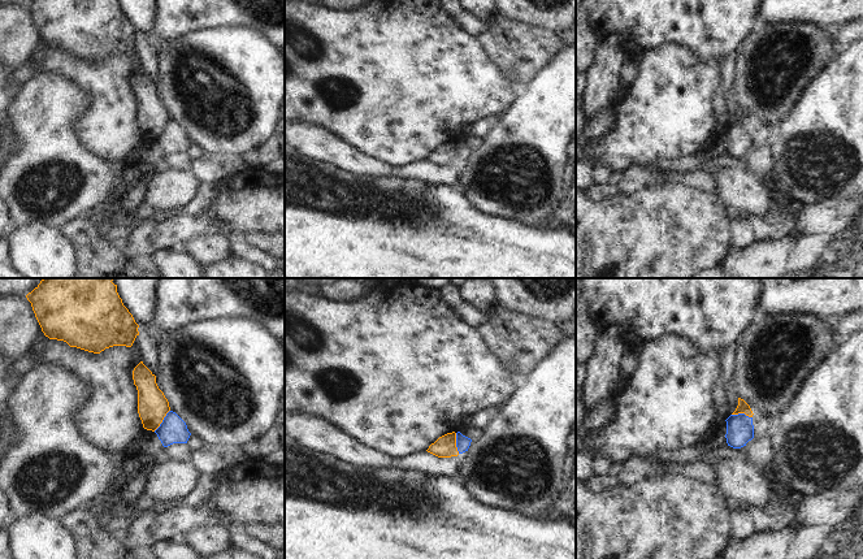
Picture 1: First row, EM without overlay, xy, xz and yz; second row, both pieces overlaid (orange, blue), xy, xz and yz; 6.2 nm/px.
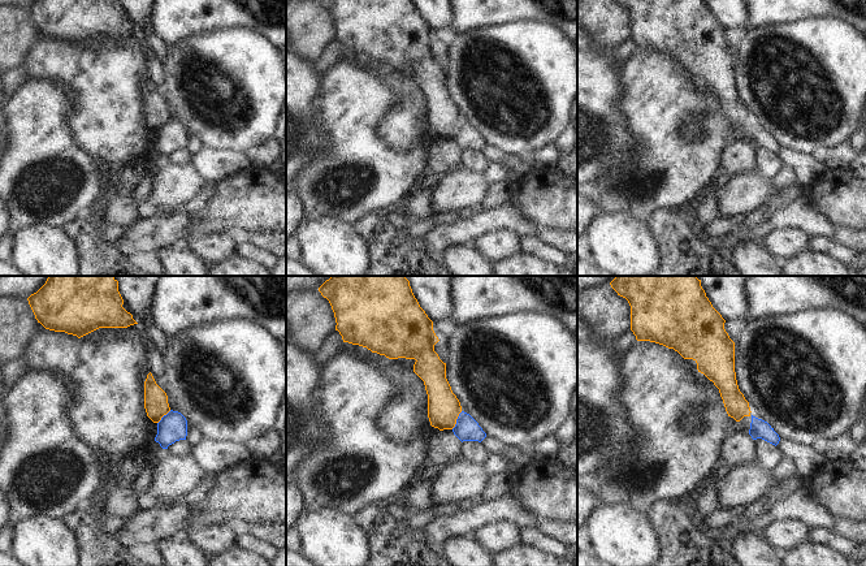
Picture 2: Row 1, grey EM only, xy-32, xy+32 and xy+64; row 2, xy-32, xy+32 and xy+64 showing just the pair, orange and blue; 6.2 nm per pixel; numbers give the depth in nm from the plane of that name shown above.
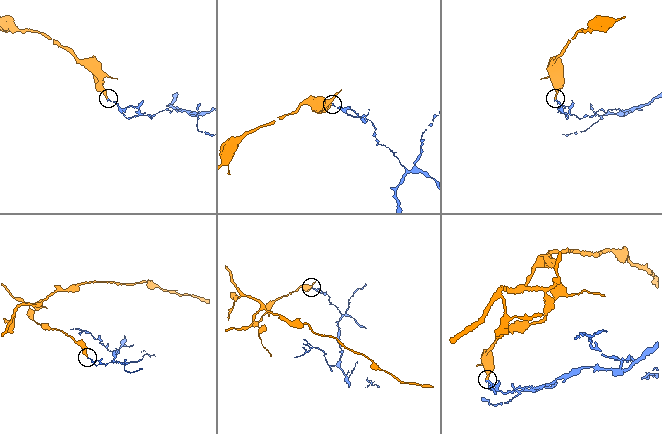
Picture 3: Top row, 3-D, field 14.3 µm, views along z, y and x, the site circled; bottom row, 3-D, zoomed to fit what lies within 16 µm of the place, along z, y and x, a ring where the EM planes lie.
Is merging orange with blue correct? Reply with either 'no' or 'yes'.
no

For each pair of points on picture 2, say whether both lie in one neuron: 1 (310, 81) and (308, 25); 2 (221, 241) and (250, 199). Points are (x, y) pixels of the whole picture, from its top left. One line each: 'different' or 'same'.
1: different
2: different

